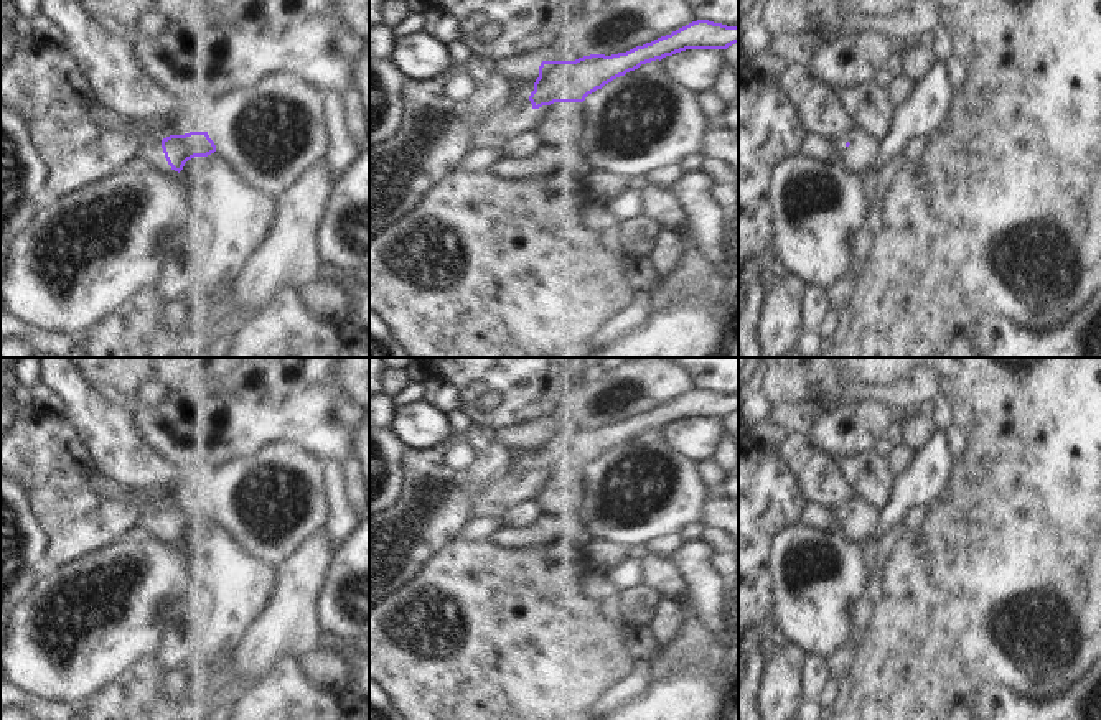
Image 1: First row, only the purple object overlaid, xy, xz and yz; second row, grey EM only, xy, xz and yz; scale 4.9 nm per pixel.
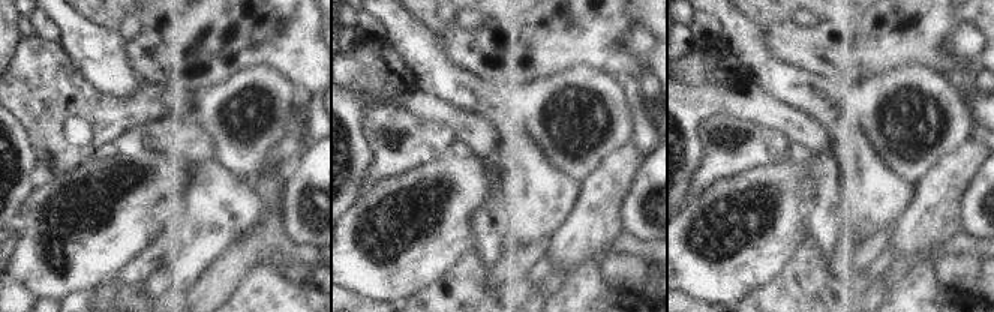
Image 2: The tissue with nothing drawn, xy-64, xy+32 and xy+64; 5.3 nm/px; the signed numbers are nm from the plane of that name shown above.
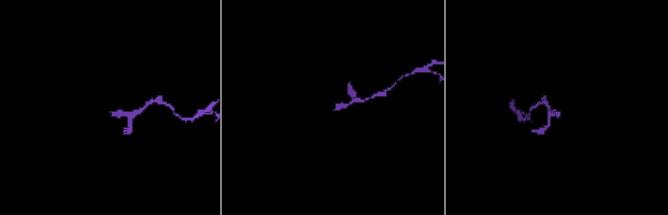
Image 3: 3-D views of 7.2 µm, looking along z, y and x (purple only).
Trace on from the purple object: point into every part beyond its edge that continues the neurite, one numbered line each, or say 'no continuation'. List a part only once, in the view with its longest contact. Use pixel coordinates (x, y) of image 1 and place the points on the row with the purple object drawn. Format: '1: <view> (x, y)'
1: xy (150, 149)

